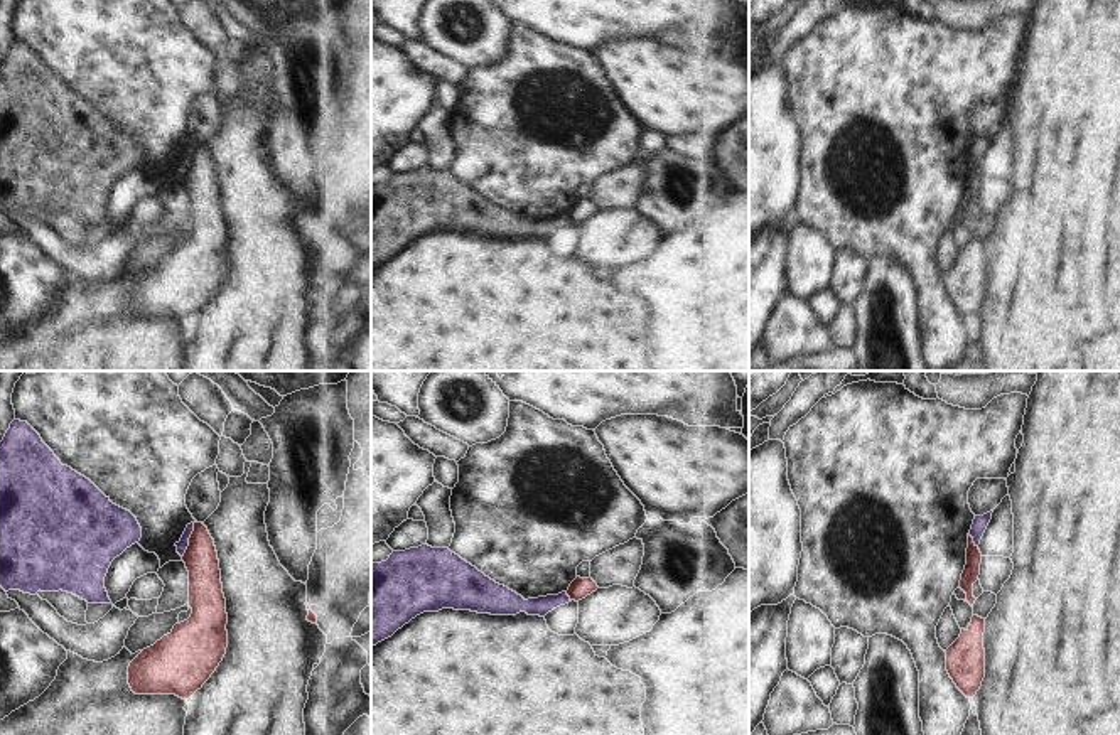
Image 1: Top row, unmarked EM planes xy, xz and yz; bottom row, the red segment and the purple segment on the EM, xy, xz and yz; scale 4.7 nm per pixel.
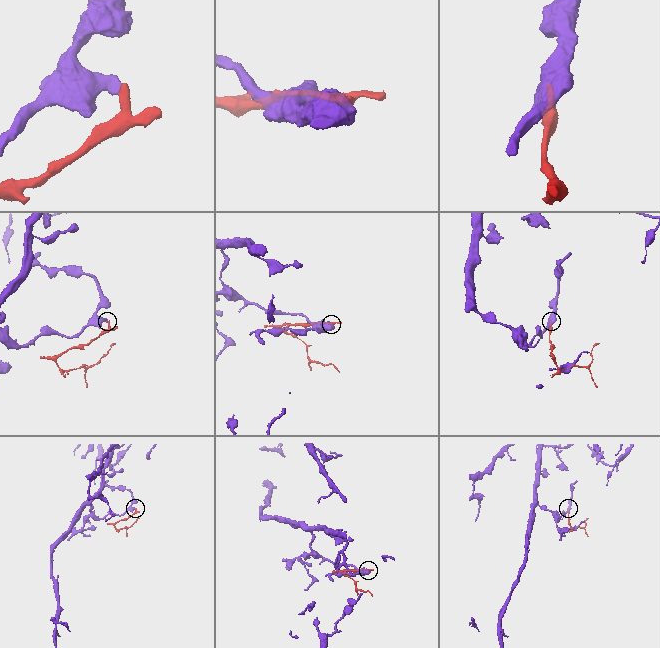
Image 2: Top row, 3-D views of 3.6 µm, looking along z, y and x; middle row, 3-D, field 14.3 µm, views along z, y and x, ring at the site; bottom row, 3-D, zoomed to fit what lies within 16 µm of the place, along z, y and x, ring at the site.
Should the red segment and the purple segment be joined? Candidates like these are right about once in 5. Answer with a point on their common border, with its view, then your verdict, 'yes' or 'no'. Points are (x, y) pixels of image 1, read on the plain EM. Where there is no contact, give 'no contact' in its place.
meets red in xy at (189, 162); no

